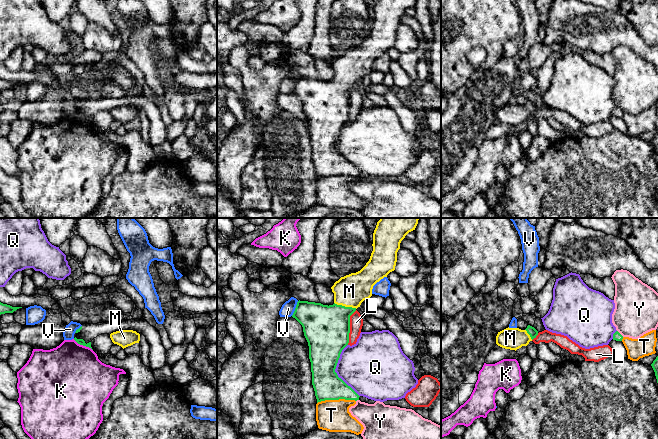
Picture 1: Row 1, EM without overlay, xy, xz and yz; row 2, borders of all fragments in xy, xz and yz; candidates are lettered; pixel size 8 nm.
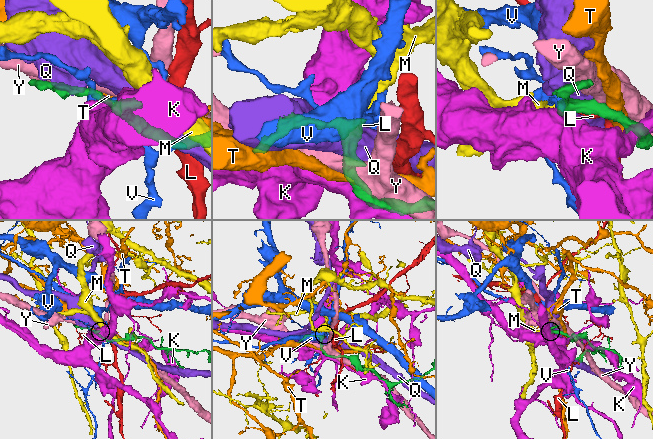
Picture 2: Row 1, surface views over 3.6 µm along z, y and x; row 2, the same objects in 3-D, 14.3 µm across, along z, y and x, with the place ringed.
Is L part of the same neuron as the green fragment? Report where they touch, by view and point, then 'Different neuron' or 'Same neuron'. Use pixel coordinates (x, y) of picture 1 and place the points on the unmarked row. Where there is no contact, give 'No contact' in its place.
Touches green at xz (349, 103). Different neuron

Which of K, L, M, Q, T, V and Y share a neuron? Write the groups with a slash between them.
K / L / M / Q / T / V / Y

